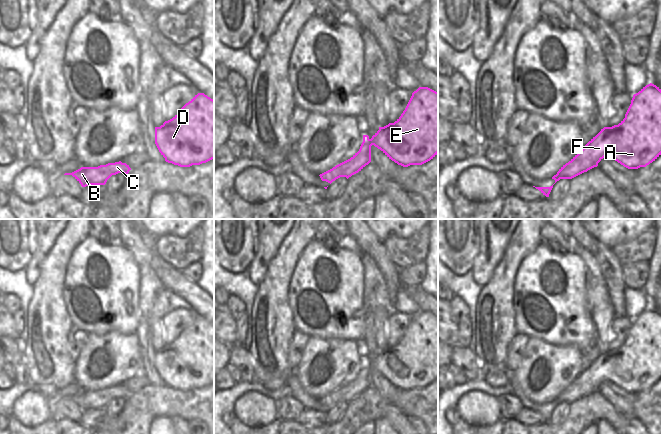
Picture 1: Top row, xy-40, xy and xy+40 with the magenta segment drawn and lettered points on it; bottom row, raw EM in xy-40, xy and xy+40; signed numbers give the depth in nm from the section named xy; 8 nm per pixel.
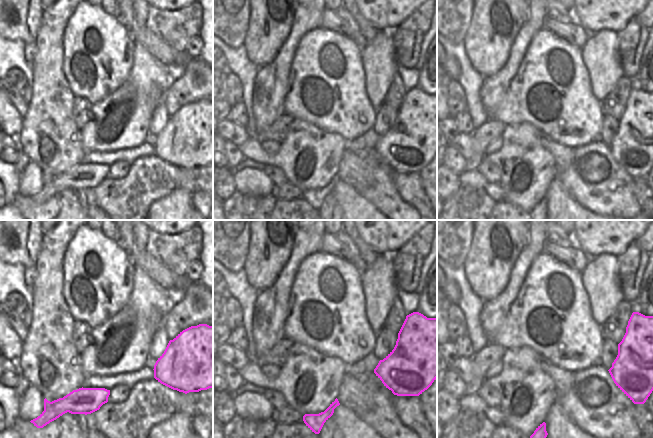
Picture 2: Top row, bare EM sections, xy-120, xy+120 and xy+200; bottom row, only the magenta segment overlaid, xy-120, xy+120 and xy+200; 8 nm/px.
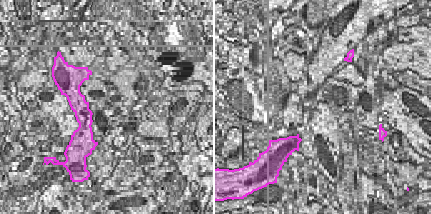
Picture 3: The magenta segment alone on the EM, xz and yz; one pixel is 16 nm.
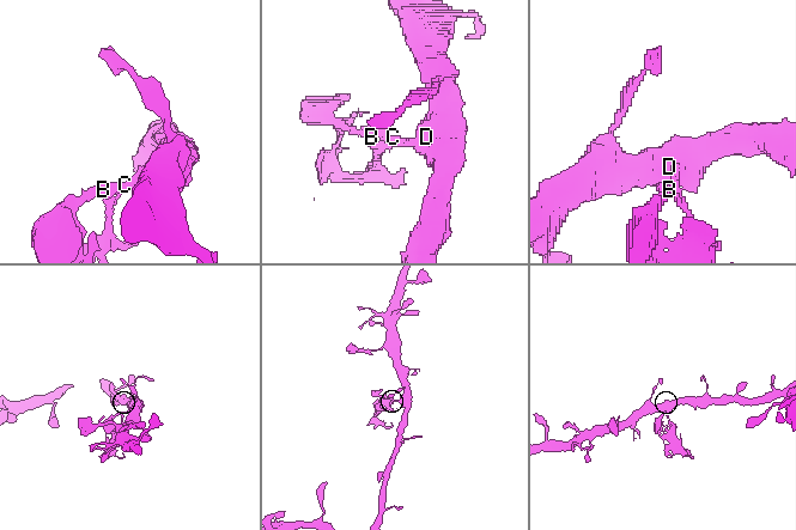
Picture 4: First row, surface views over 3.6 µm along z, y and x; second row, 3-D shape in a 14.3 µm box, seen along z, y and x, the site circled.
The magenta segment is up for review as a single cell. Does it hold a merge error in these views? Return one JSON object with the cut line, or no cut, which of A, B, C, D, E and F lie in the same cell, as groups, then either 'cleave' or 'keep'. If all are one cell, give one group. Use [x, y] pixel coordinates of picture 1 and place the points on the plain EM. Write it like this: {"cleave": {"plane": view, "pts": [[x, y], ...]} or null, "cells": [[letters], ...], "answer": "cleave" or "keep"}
{"cleave": {"plane": "xy+40", "pts": [[583, 372], [586, 380], [597, 387]]}, "cells": [["A", "D", "E", "F"], ["B", "C"]], "answer": "cleave"}

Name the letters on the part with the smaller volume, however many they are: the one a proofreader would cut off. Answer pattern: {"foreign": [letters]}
{"foreign": ["B", "C"]}

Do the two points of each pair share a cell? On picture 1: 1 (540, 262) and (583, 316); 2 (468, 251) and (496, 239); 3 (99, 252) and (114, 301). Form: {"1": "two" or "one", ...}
{"1": "one", "2": "two", "3": "one"}

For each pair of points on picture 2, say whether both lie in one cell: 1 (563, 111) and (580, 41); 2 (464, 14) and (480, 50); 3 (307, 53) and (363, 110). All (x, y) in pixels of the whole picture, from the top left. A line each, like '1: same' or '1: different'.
1: different
2: different
3: same

